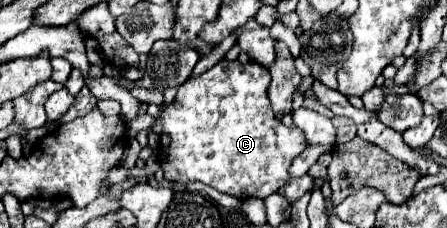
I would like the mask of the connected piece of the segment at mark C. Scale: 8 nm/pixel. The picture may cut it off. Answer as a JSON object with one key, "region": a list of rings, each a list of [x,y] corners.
{"region":[[[222,59],[212,69],[198,77],[188,79],[188,83],[178,87],[176,99],[162,111],[162,135],[160,135],[160,165],[164,169],[164,179],[186,183],[202,181],[222,193],[234,195],[238,199],[248,197],[268,197],[290,181],[288,167],[292,161],[308,147],[302,131],[280,127],[268,99],[270,73],[258,63],[242,65],[238,59]]]}

